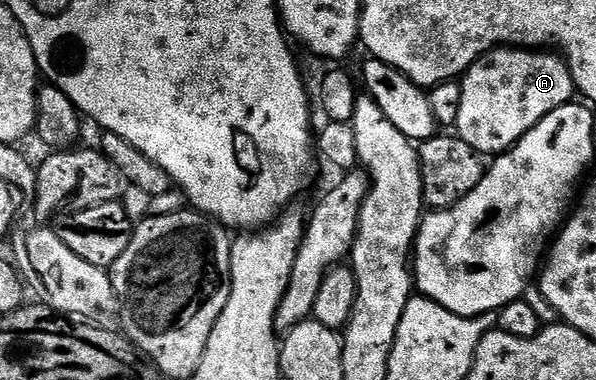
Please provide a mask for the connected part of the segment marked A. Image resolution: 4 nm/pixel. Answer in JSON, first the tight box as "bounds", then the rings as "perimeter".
{"bounds":[456,47,576,155],"perimeter":[[[495,47],[478,58],[461,78],[460,115],[456,126],[457,136],[468,143],[479,155],[501,155],[516,144],[544,115],[575,100],[576,90],[570,68],[554,51],[531,51],[526,47]]]}

